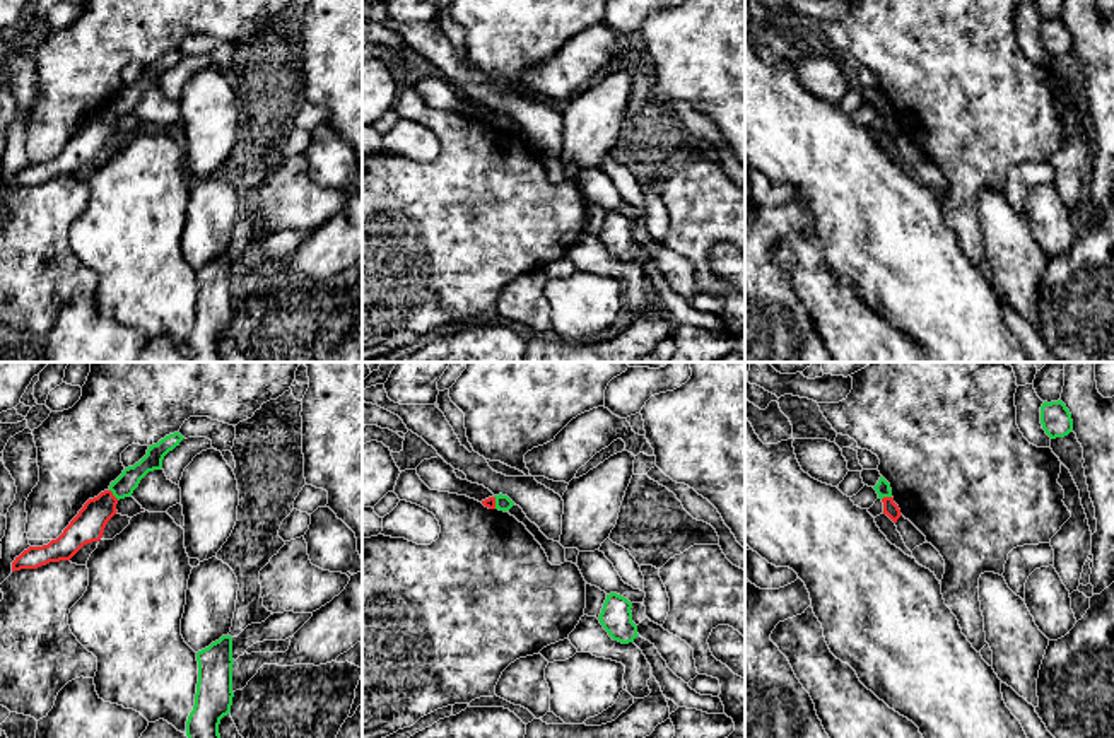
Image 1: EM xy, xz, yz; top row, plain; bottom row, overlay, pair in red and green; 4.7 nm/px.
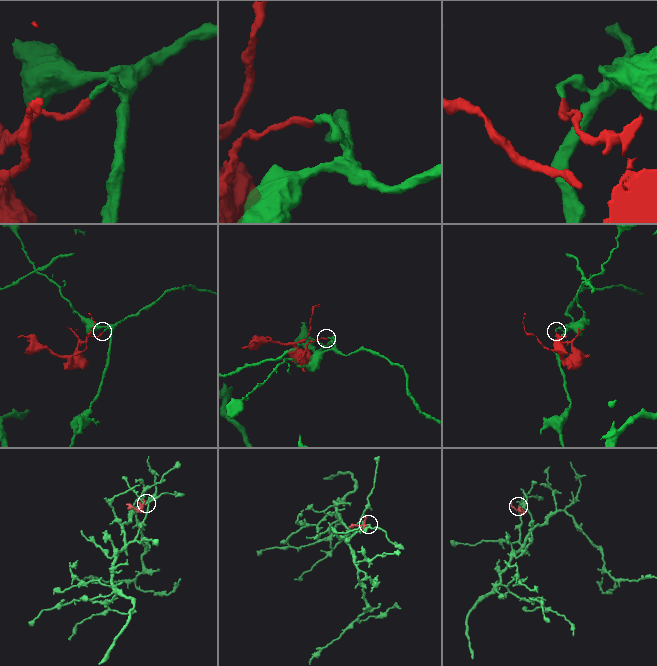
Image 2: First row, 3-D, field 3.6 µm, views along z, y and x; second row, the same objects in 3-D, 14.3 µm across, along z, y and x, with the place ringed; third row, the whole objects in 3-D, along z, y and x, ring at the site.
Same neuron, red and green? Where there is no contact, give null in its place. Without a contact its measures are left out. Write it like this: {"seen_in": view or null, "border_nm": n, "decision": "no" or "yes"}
{"seen_in": "xy", "border_nm": 70, "decision": "no"}

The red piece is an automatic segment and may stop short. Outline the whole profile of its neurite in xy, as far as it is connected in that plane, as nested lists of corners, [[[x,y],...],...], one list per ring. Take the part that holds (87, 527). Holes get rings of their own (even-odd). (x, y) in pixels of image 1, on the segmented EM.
[[[111,490],[89,499],[63,533],[43,547],[29,547],[12,562],[12,572],[38,569],[50,562],[70,560],[84,545],[103,538],[108,521],[118,512]]]

